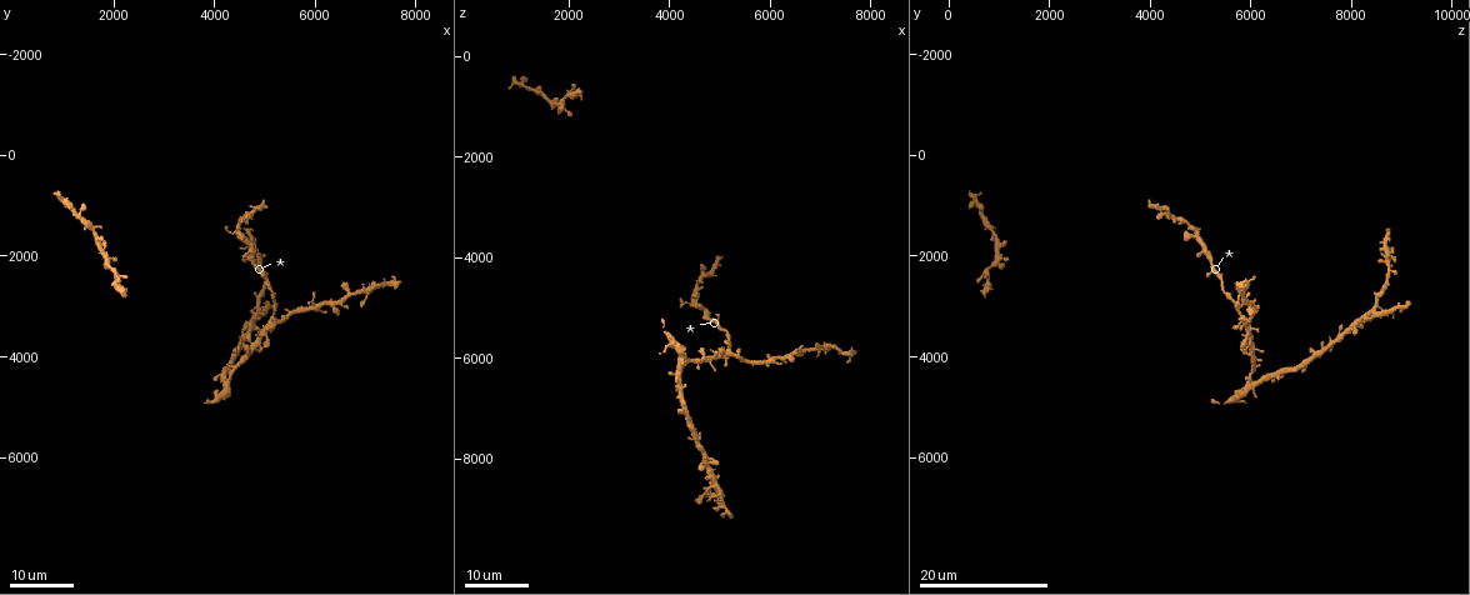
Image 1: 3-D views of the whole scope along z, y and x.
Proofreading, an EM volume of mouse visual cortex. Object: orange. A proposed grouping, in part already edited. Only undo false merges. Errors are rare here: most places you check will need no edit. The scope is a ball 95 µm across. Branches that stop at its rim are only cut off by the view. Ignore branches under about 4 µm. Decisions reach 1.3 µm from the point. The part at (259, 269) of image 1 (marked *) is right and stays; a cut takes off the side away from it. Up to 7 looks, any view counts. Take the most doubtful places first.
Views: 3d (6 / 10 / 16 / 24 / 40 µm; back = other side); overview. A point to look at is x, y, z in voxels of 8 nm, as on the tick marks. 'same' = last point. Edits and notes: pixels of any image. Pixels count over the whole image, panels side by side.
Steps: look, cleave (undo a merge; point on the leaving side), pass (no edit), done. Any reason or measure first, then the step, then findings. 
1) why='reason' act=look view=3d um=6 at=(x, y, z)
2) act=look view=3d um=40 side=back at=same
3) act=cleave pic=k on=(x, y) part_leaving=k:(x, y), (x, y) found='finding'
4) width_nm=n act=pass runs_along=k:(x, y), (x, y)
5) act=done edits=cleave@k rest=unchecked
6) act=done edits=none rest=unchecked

act=look view=3d um=16 at=(4750, 1100, 4350)

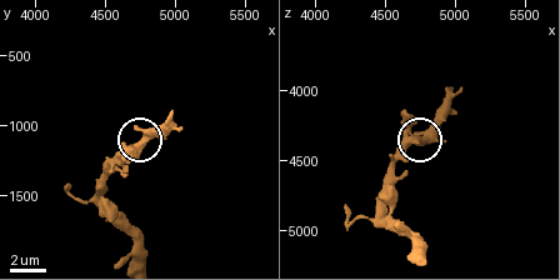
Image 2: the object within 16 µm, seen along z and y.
act=look view=3d um=6 at=(4740, 1160, 4340)

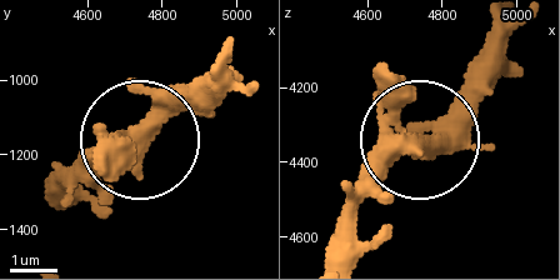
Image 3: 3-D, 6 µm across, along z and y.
width_nm=400 act=pass found='continuous, no second neuron'

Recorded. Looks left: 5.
act=look view=3d um=16 at=(1900, 2050, 950)

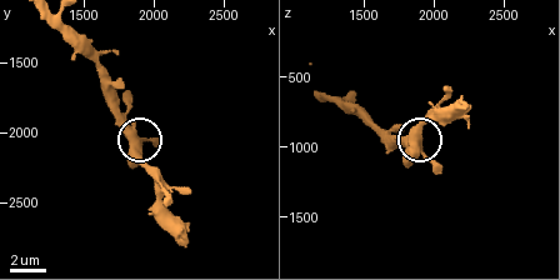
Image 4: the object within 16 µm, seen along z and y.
why='closer look' act=look view=3d um=10 at=same

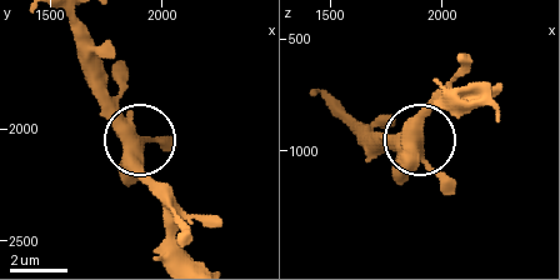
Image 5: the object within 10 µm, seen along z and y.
arms=3 act=pass found='all the same neuron'

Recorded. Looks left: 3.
act=look view=3d um=24 at=(5250, 3350, 5950)

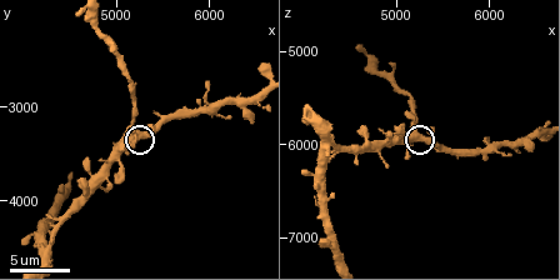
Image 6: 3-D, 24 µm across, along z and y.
act=look view=3d um=10 at=(5300, 3300, 5950)

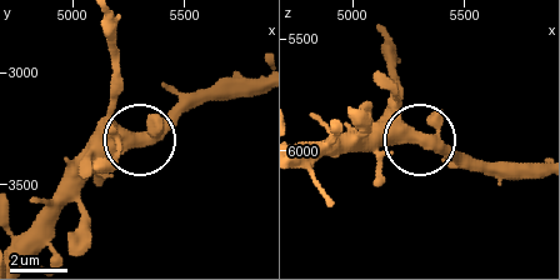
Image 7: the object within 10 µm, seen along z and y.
act=pass found='all the same neuron'

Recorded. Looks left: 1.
act=done edits=none rest=unchecked

